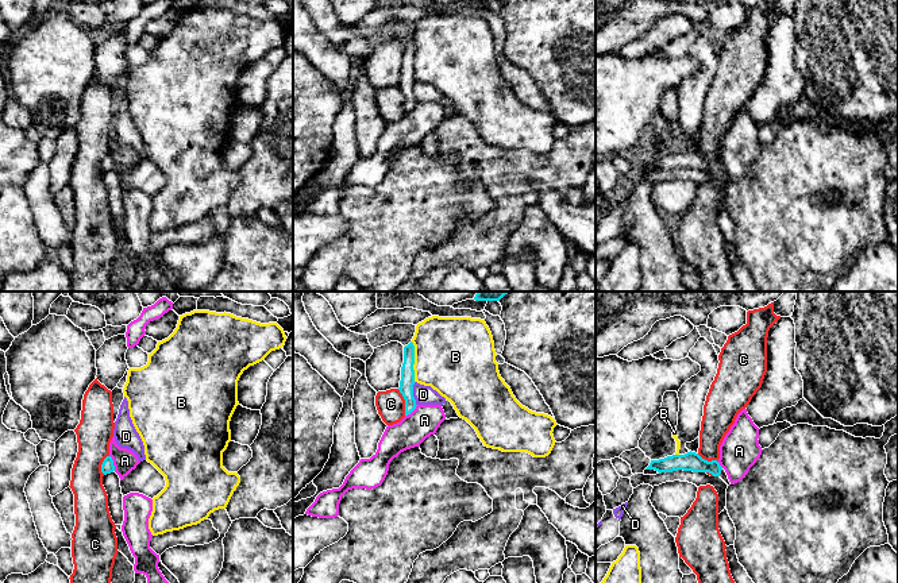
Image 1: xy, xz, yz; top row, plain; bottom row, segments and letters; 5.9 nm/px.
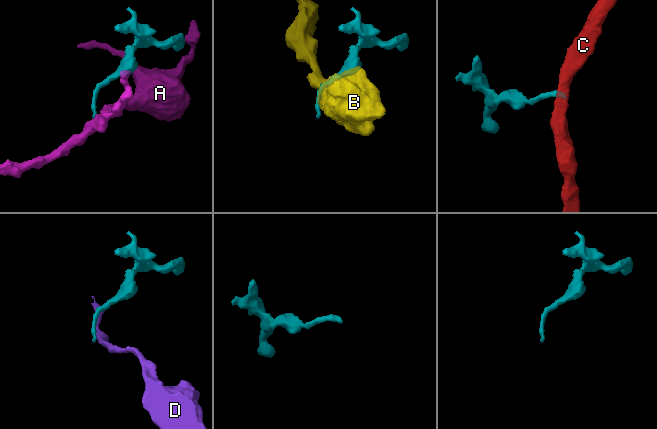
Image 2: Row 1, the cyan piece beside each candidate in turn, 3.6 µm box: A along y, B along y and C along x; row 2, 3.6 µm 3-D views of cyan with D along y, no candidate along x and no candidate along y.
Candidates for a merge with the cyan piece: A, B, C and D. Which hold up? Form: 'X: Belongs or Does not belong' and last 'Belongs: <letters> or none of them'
A: Does not belong
B: Does not belong
C: Does not belong
D: Does not belong
Belongs: none of them

